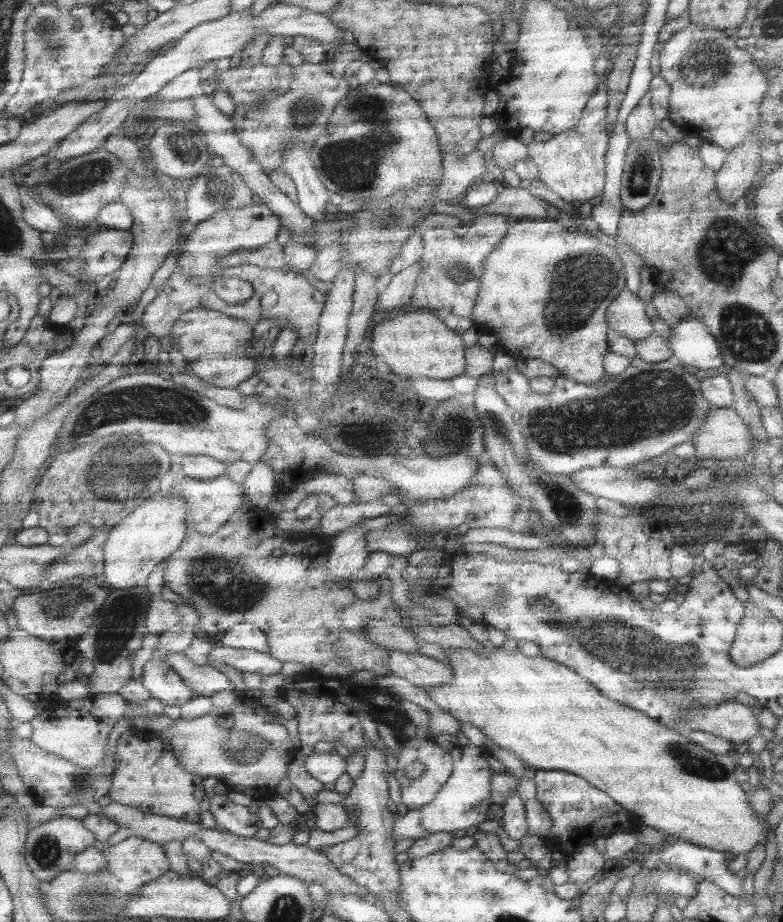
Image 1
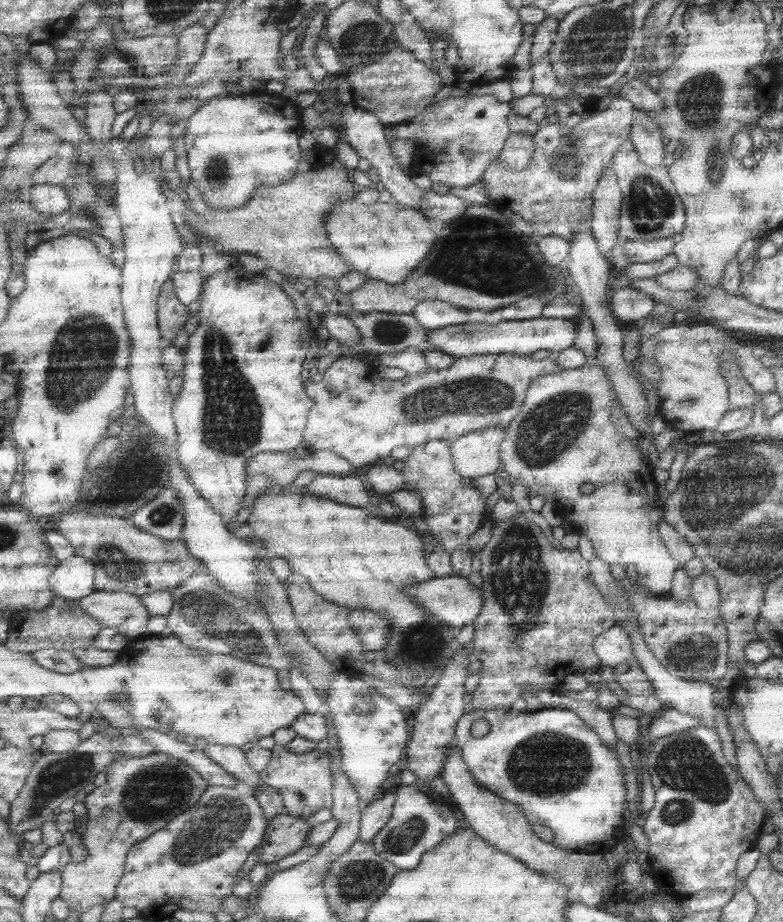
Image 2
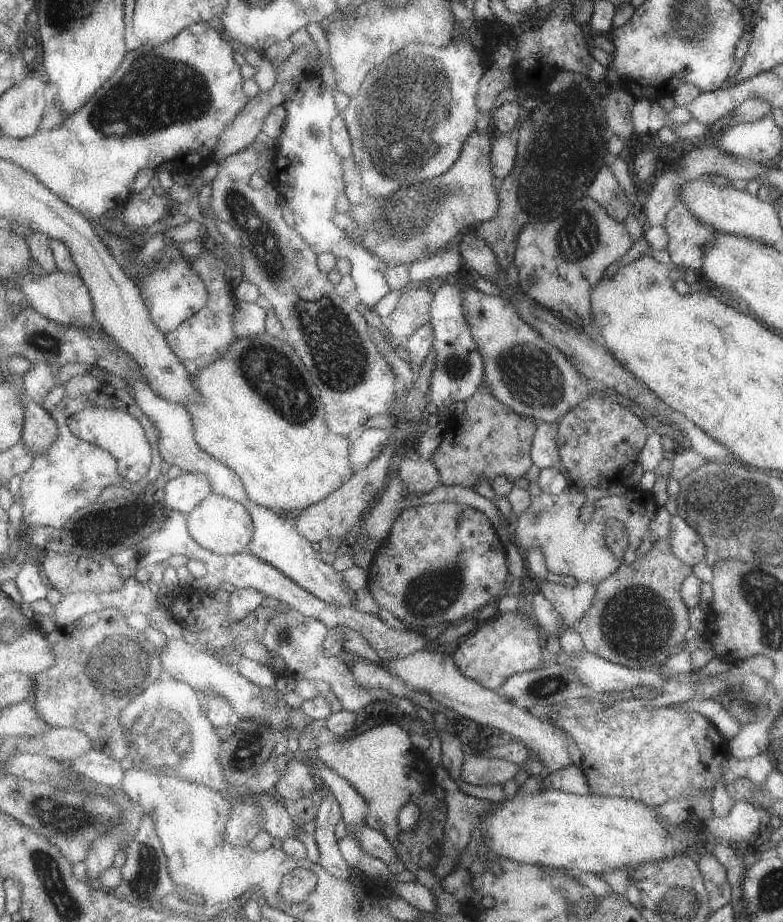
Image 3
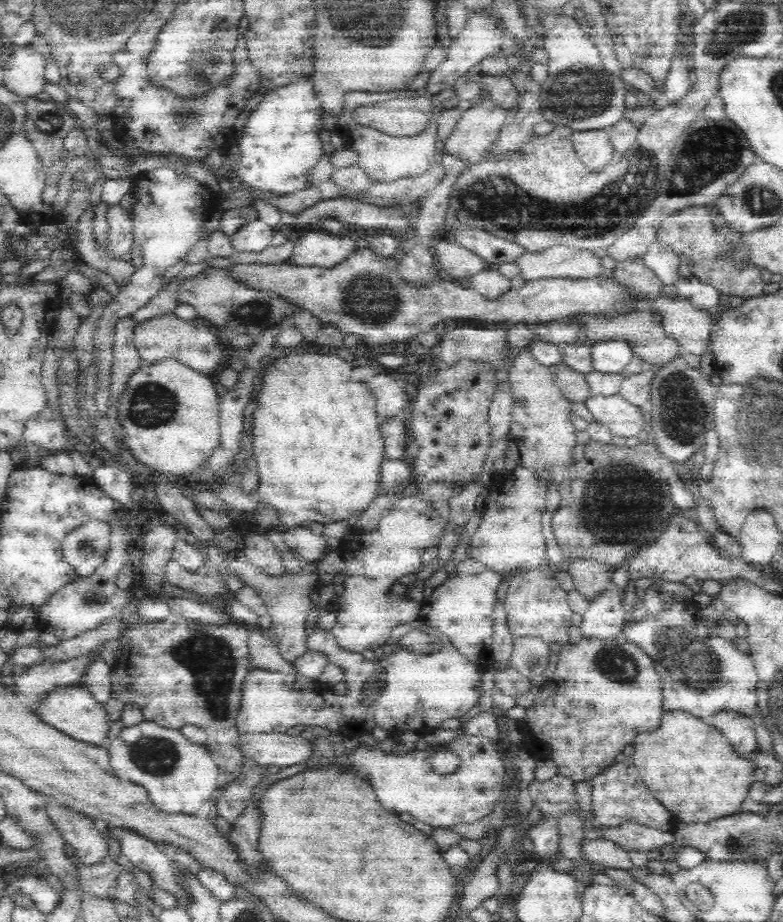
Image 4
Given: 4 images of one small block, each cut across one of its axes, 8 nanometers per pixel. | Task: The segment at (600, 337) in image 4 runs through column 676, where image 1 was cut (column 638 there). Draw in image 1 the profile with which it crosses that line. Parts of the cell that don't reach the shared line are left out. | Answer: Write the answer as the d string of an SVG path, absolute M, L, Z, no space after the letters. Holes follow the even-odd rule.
M651 301L644 302L644 306L645 316L652 322L652 332L647 338L633 342L636 356L643 362L663 362L672 355L668 343L670 328L658 318Z

